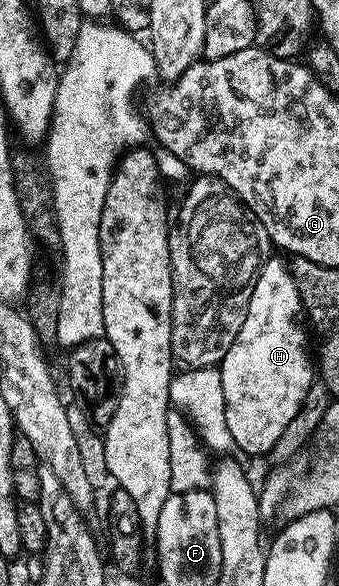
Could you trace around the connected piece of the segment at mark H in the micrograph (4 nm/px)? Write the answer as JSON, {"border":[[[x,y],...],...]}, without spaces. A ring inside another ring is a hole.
{"border":[[[267,258],[258,271],[258,284],[252,289],[244,325],[240,325],[240,333],[236,333],[220,364],[224,415],[227,417],[228,433],[232,435],[233,446],[237,449],[239,447],[246,455],[262,457],[269,456],[272,445],[280,441],[280,433],[288,429],[292,417],[296,417],[304,401],[304,393],[308,393],[308,389],[316,381],[316,367],[314,371],[313,365],[310,364],[310,355],[306,352],[307,324],[304,322],[302,298],[296,289],[296,281],[290,276],[287,260],[274,258]]]}

